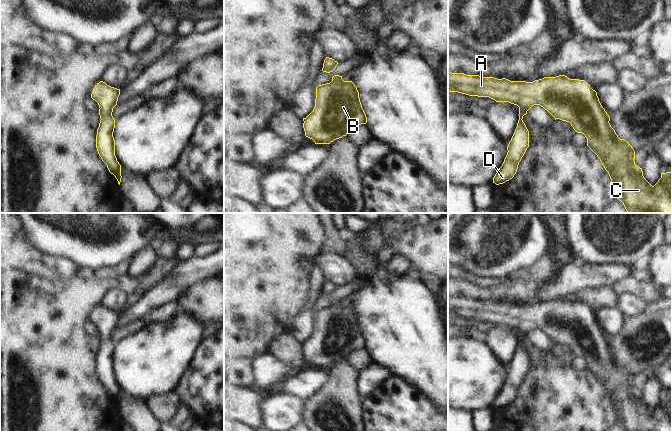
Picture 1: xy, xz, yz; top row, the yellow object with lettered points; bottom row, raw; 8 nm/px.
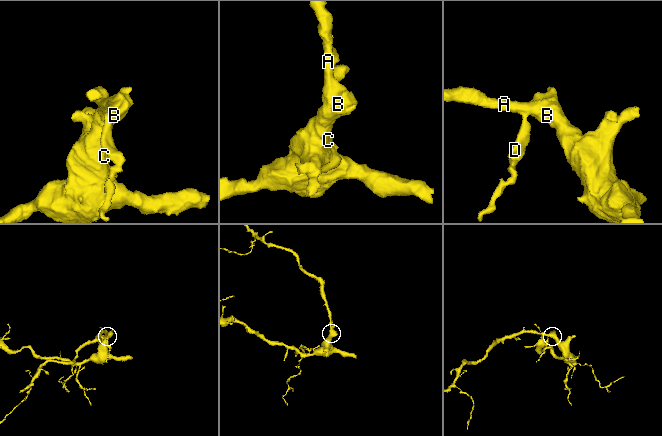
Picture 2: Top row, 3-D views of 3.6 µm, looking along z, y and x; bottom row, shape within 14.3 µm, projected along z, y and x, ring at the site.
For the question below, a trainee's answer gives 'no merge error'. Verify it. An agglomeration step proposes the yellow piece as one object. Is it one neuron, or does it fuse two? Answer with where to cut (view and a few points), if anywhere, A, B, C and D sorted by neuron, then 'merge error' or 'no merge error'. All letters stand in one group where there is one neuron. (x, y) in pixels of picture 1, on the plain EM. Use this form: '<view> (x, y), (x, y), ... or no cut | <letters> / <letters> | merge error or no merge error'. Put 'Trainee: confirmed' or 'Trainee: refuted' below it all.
no cut | A B C D | no merge error
Trainee: confirmed

